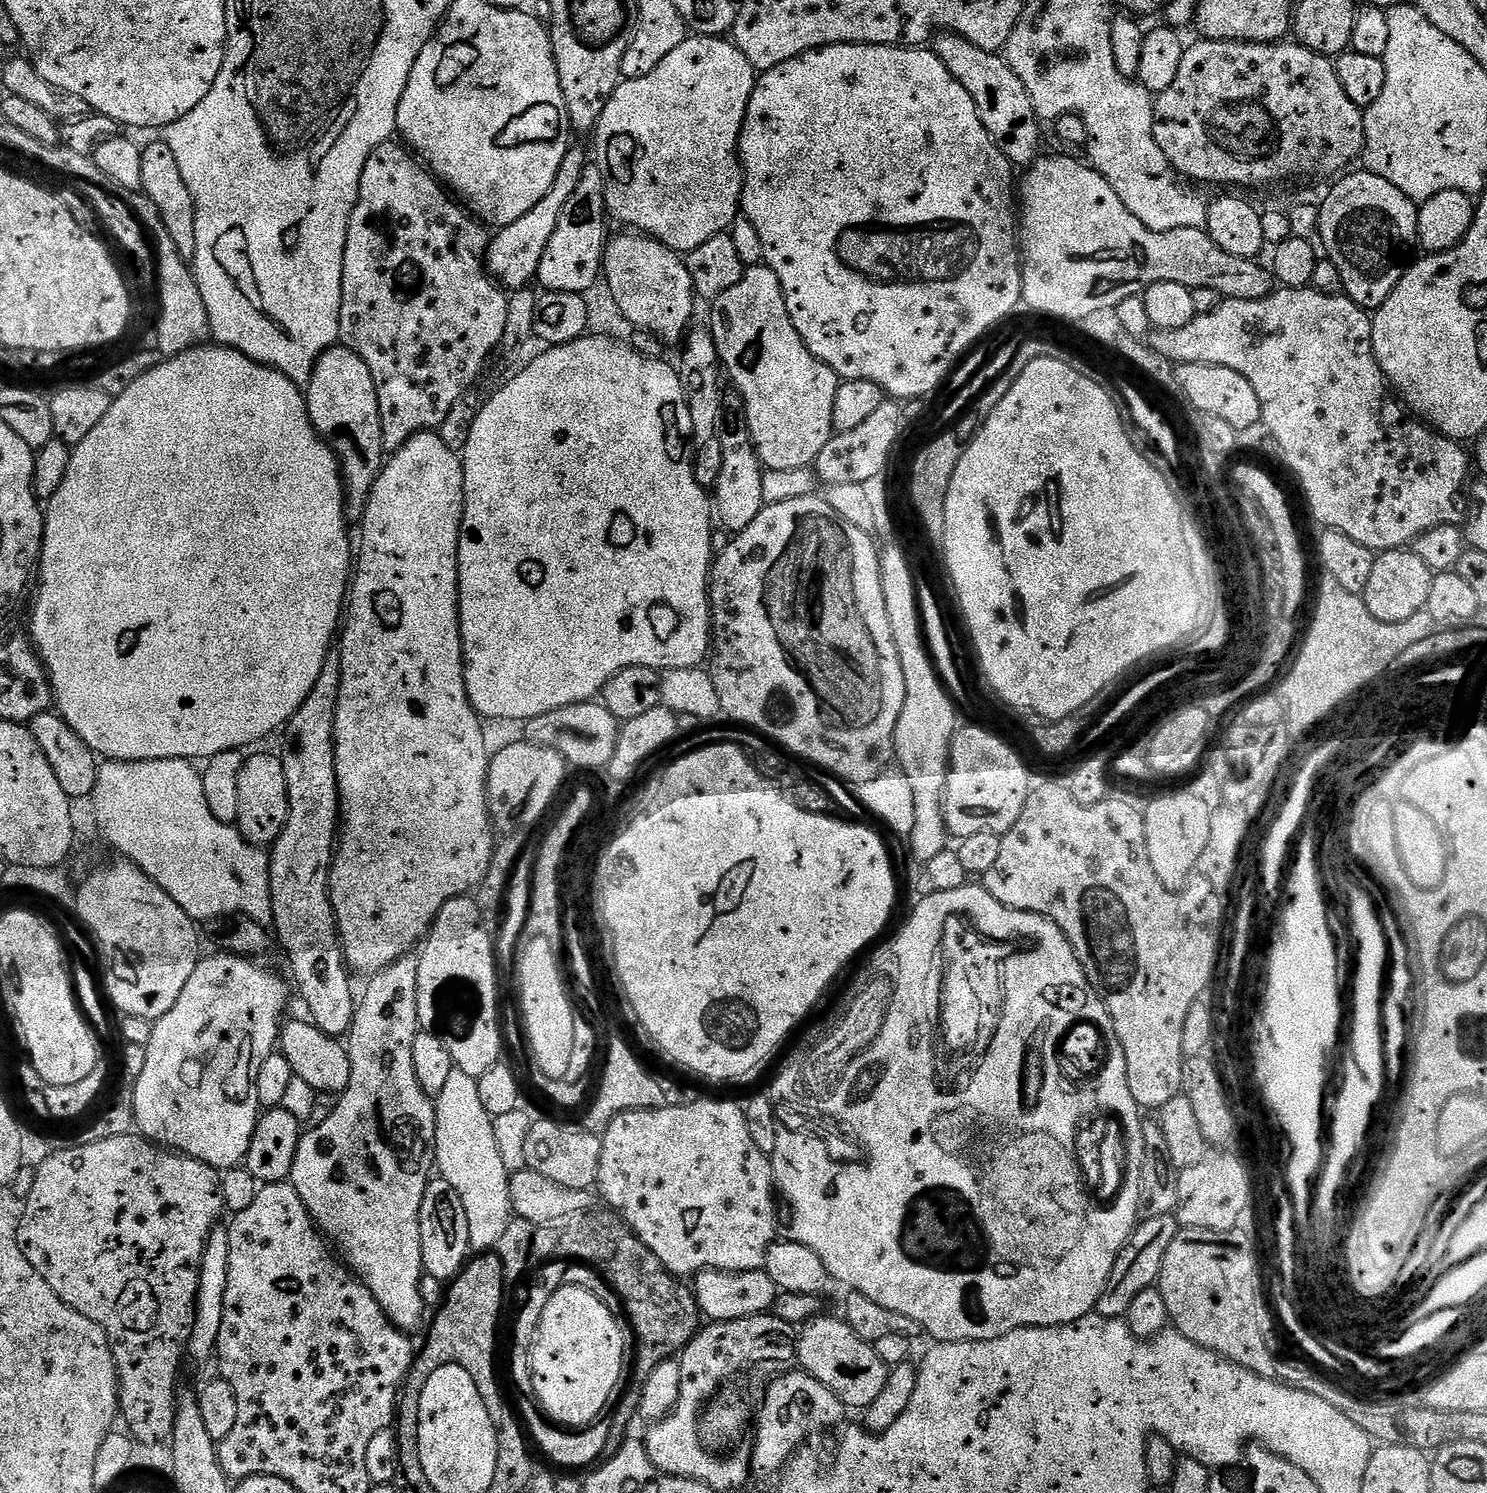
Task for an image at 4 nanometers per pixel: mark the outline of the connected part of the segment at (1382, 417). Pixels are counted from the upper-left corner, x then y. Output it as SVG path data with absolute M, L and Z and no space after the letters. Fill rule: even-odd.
M1277 287L1269 296L1262 300L1230 300L1221 299L1220 305L1210 314L1195 316L1192 321L1181 329L1166 329L1157 331L1151 337L1150 347L1163 359L1168 359L1175 366L1178 364L1213 364L1230 370L1238 370L1242 378L1254 386L1254 394L1258 394L1260 403L1260 418L1268 428L1268 433L1274 438L1279 455L1284 455L1290 471L1296 475L1300 488L1304 491L1304 500L1312 511L1312 516L1324 530L1341 532L1346 538L1354 538L1354 542L1362 542L1371 552L1389 552L1395 548L1408 548L1420 535L1434 527L1443 524L1459 525L1460 521L1460 491L1468 480L1470 472L1470 452L1463 443L1442 436L1439 432L1415 419L1404 417L1405 409L1398 403L1397 397L1386 390L1384 373L1376 365L1376 356L1372 352L1372 322L1369 313L1357 306L1349 296L1331 296L1322 294L1315 288Z

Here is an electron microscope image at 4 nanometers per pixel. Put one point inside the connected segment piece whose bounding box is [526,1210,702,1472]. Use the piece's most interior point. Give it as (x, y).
(663, 1312)

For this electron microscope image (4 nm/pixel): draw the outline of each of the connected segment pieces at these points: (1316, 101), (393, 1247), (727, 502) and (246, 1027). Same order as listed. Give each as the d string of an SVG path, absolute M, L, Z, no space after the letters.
M1197 39L1197 44L1189 43L1182 54L1182 66L1178 66L1178 74L1174 78L1174 83L1170 85L1170 90L1159 93L1154 100L1154 138L1158 142L1158 146L1162 146L1162 154L1170 162L1170 166L1181 177L1189 176L1192 180L1201 180L1204 184L1237 184L1240 188L1256 188L1259 184L1272 184L1275 180L1292 180L1295 176L1332 176L1343 173L1349 166L1361 159L1364 151L1364 113L1354 102L1350 102L1350 98L1346 98L1346 92L1342 90L1342 84L1338 82L1338 74L1336 73L1336 65L1331 59L1317 52L1312 52L1308 48L1303 48L1301 44L1295 42L1277 42L1274 44L1243 44L1237 40L1206 40Z
M412 954L404 956L398 962L375 973L369 980L372 981L369 982L364 997L362 995L359 997L352 1026L346 1033L346 1047L350 1058L350 1082L346 1086L346 1090L339 1093L334 1114L330 1114L330 1118L326 1118L326 1122L322 1122L322 1126L308 1128L301 1135L298 1142L298 1154L294 1154L290 1182L294 1186L294 1190L298 1190L298 1198L302 1198L306 1210L312 1216L312 1223L335 1245L338 1252L338 1247L340 1247L339 1255L342 1257L343 1263L351 1269L356 1279L361 1280L368 1287L370 1294L374 1294L378 1306L382 1306L388 1319L397 1328L409 1330L408 1328L418 1327L420 1319L426 1315L420 1293L420 1279L426 1274L422 1262L422 1242L420 1241L420 1207L422 1206L422 1194L426 1194L426 1186L434 1172L436 1155L436 1104L433 1097L425 1094L422 1086L418 1086L418 1074L414 1074L414 1038L416 1033L421 1031L418 1022L418 959Z
M747 427L732 428L718 440L720 469L716 472L716 496L714 492L714 516L719 527L729 534L746 530L764 508L762 484L765 469L760 463L756 447L748 436Z
M231 954L219 955L205 955L201 959L200 963L196 965L194 974L190 974L190 982L186 982L182 994L178 994L178 1002L174 1002L172 1009L161 1020L153 1023L152 1037L146 1048L146 1067L142 1069L142 1078L138 1078L134 1082L133 1110L135 1112L135 1127L145 1140L157 1146L163 1146L179 1155L188 1156L192 1160L201 1160L203 1164L209 1164L211 1168L227 1170L243 1165L247 1161L256 1123L259 1122L262 1115L256 1093L258 1070L262 1070L262 1062L266 1062L266 1058L271 1056L277 1047L282 1021L285 1019L284 1007L288 1004L288 988L270 969L263 968L260 965L263 963L257 962L255 959Z

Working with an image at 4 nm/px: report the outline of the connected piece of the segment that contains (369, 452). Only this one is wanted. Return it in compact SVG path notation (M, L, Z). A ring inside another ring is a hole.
M346 347L328 348L318 358L312 376L308 379L306 399L310 422L314 430L340 461L340 477L344 480L344 502L349 521L363 521L364 507L368 505L368 495L372 493L374 482L380 476L380 470L386 463L386 453L382 442L382 418L378 414L378 390L374 390L374 378L370 374L370 366L366 366L366 362L358 358L358 354L354 354Z

